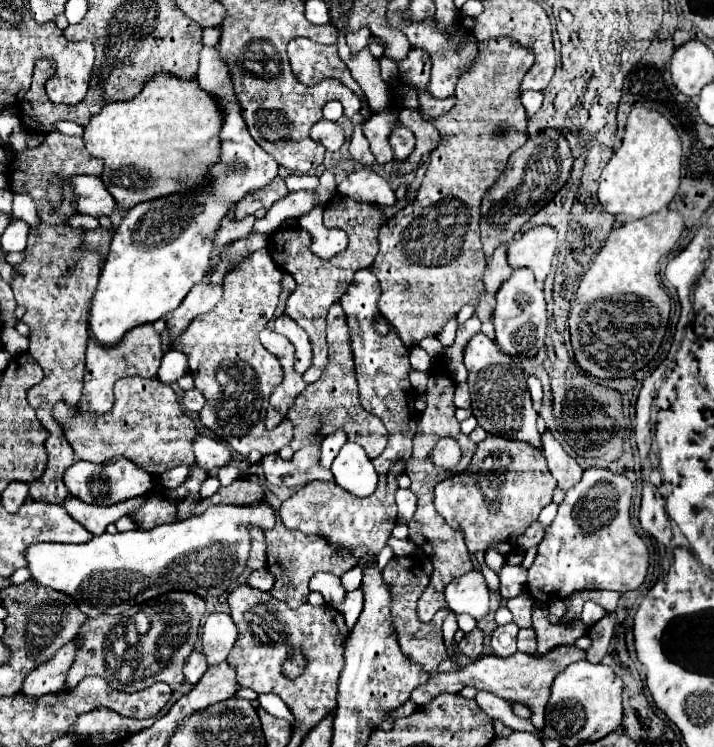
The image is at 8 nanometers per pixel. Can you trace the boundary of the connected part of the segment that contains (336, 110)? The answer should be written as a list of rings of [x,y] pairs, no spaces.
[[[336,100],[328,102],[328,104],[324,106],[324,118],[330,118],[332,122],[340,120],[340,118],[342,118],[342,104],[336,102]]]

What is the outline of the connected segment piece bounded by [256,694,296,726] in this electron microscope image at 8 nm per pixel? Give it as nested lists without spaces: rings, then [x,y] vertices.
[[[258,694],[256,700],[258,700],[258,704],[260,704],[262,708],[266,708],[270,714],[274,714],[274,716],[278,716],[278,718],[286,718],[292,726],[296,724],[292,712],[288,710],[288,706],[282,702],[280,696],[276,696],[276,694]]]

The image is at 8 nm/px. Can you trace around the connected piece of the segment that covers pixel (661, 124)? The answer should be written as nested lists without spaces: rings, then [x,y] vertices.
[[[632,108],[626,122],[626,132],[620,148],[612,154],[606,168],[600,176],[600,188],[598,188],[598,200],[610,214],[622,214],[632,218],[644,218],[648,214],[654,214],[668,206],[668,202],[674,198],[678,186],[680,186],[680,160],[682,160],[682,142],[678,140],[678,130],[672,128],[672,124],[656,110],[652,108]]]

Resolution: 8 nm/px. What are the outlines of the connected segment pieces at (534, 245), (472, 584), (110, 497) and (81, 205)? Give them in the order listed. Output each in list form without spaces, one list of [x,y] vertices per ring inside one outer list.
[[[542,224],[524,232],[518,240],[508,244],[508,262],[514,268],[526,266],[534,272],[538,282],[544,282],[552,268],[552,258],[558,246],[558,230]]]
[[[472,570],[446,586],[446,604],[454,614],[468,614],[476,620],[488,614],[490,590],[482,572]]]
[[[120,458],[116,462],[106,462],[106,464],[90,464],[86,460],[78,460],[64,472],[64,484],[72,496],[80,498],[86,504],[112,506],[116,502],[124,502],[128,498],[146,494],[154,486],[154,478],[142,466],[126,458]]]
[[[76,174],[68,180],[68,184],[74,190],[76,208],[80,214],[90,214],[90,216],[106,214],[106,216],[110,216],[114,212],[114,208],[116,208],[114,200],[98,176]]]

